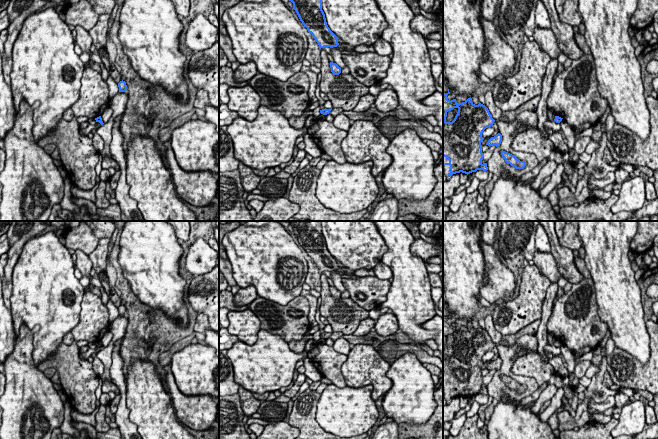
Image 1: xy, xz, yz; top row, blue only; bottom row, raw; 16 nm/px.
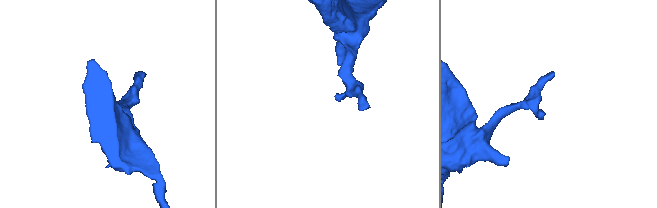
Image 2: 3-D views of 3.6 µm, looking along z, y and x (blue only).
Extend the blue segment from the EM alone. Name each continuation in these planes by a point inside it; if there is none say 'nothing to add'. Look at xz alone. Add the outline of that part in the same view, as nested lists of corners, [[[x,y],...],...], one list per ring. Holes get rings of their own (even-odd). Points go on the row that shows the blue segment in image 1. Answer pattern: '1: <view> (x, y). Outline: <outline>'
nothing to add

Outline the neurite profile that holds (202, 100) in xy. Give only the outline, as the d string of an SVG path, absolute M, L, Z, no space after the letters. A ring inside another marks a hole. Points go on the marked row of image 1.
M203 89L198 90L194 102L194 108L205 109L208 105L211 105L208 93Z

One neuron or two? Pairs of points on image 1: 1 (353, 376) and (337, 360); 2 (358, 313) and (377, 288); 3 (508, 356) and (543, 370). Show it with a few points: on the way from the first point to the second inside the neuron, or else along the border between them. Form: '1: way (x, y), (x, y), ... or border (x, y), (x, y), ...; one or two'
1: border (347, 355), (341, 367), (341, 374), (346, 385); two
2: border (349, 296), (368, 311); two
3: border (516, 358), (511, 371), (515, 374), (532, 377); two

